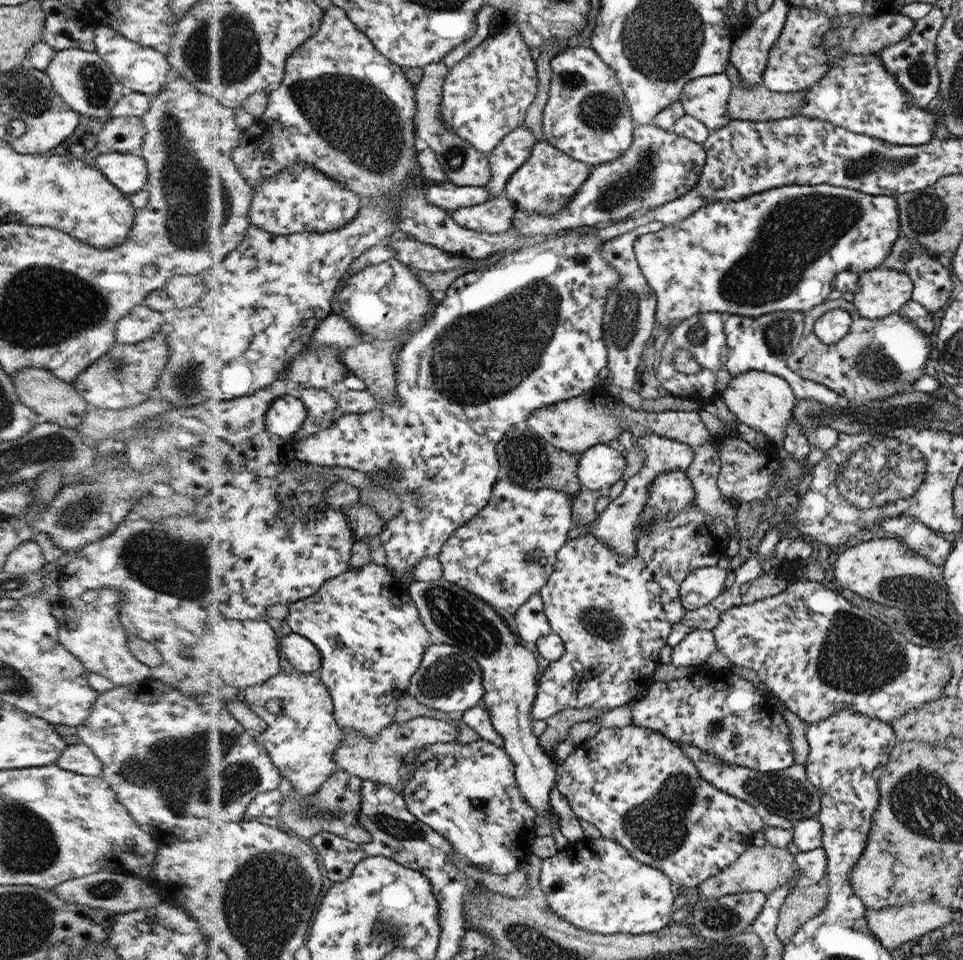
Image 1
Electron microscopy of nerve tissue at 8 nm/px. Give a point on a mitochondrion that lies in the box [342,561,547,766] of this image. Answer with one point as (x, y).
(455, 615)

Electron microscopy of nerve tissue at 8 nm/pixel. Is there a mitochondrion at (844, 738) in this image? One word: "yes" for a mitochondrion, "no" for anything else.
yes

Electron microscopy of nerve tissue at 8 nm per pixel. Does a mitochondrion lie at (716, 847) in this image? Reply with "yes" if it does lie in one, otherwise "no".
no

